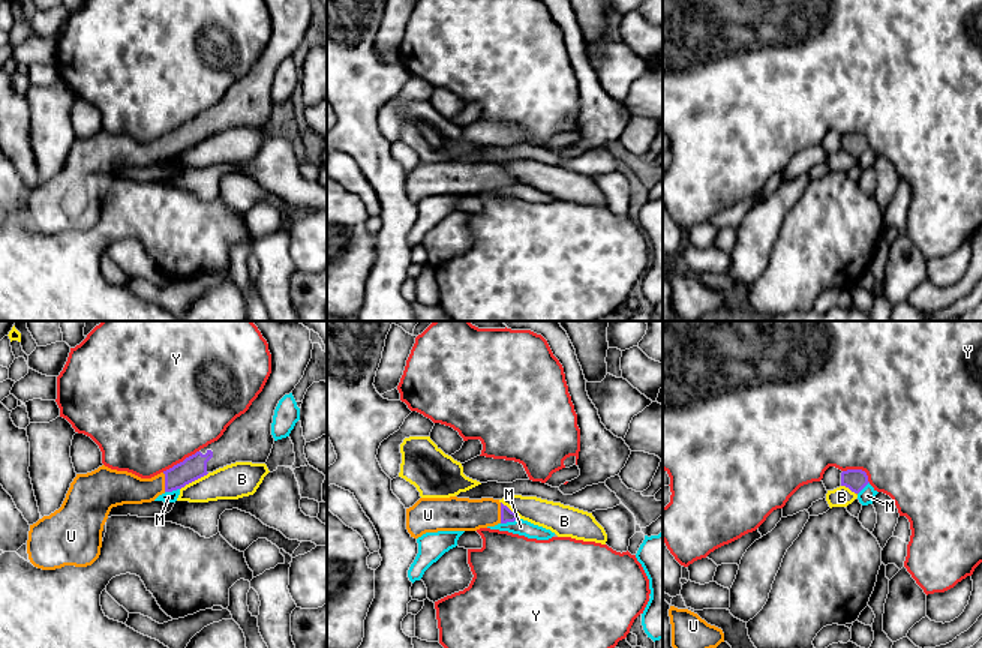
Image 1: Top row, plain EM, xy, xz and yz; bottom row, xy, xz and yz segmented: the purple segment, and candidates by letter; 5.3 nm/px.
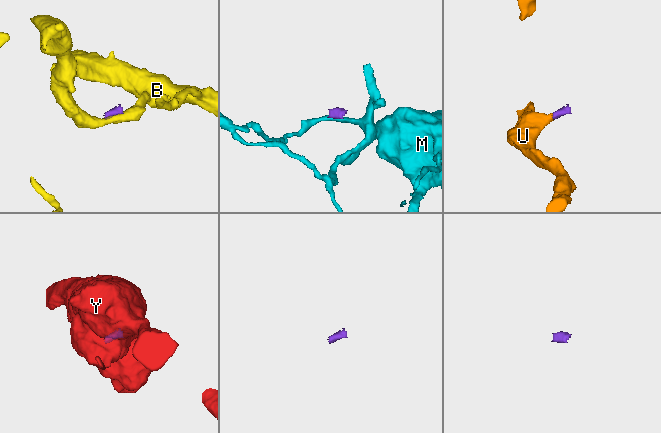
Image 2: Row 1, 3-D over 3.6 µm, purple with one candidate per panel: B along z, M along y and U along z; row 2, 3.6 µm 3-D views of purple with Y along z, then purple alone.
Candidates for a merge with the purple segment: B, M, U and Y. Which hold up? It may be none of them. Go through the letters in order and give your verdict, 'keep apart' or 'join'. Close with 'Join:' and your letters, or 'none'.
B: keep apart
M: keep apart
U: join
Y: keep apart
Join: U

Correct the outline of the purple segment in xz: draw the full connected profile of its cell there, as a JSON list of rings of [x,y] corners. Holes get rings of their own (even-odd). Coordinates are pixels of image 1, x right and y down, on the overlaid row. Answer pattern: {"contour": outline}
{"contour": [[[420,498],[406,508],[406,530],[414,538],[438,531],[477,531],[519,519],[514,512],[493,498]]]}

